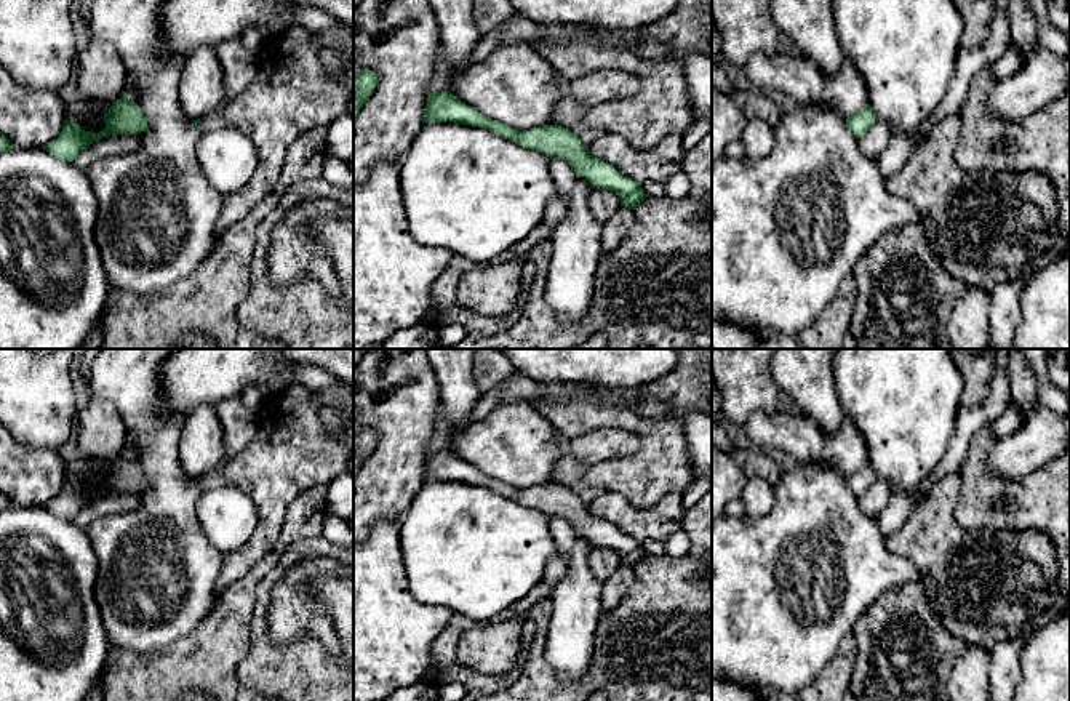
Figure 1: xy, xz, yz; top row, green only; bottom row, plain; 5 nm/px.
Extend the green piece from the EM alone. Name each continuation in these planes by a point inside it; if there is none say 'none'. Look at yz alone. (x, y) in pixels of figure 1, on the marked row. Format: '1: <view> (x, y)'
none

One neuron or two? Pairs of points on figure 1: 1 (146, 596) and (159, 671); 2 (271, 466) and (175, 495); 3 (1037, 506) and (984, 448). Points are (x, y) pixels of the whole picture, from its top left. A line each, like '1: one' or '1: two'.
1: two
2: two
3: one

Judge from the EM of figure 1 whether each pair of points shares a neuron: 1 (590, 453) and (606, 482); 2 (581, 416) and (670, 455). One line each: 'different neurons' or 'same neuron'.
1: different neurons
2: same neuron

